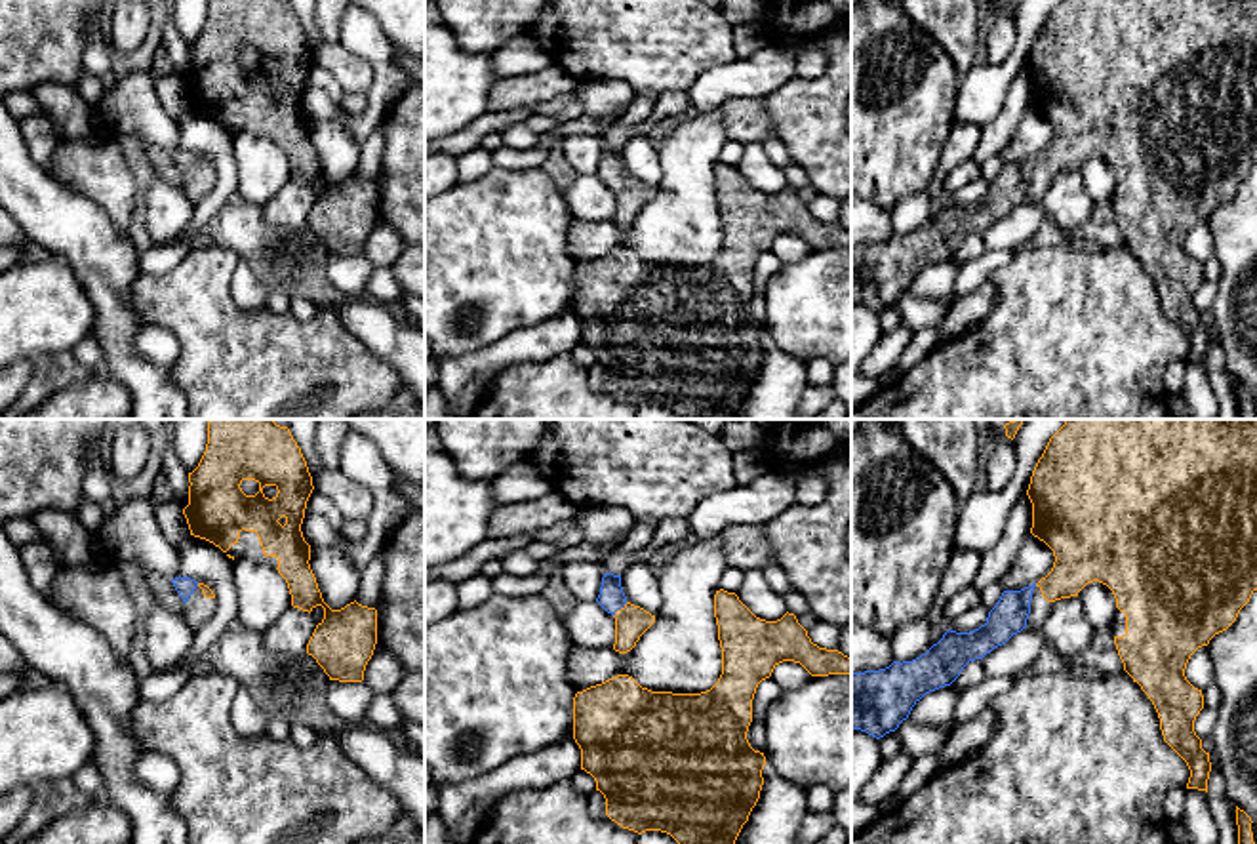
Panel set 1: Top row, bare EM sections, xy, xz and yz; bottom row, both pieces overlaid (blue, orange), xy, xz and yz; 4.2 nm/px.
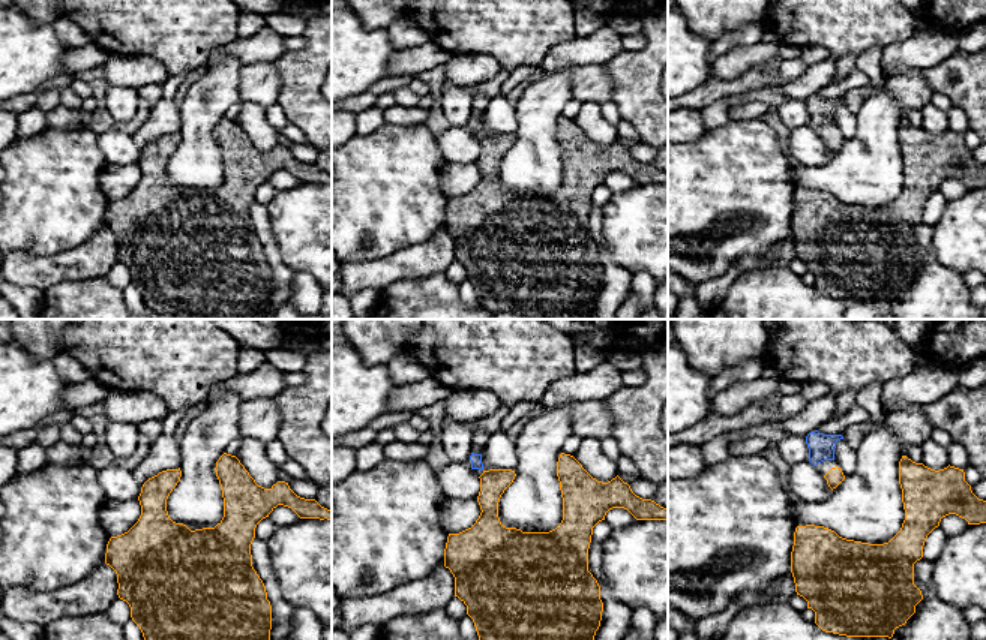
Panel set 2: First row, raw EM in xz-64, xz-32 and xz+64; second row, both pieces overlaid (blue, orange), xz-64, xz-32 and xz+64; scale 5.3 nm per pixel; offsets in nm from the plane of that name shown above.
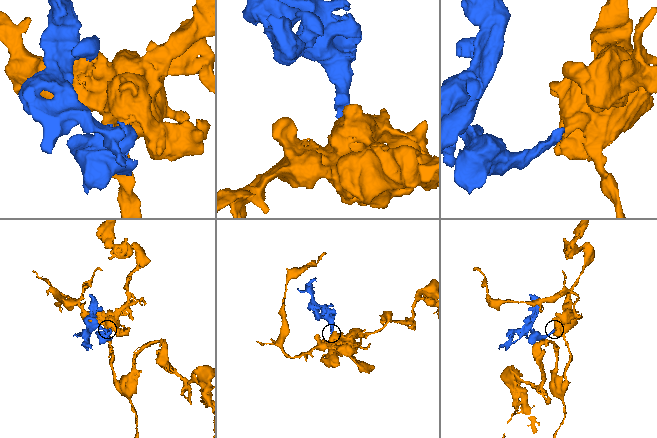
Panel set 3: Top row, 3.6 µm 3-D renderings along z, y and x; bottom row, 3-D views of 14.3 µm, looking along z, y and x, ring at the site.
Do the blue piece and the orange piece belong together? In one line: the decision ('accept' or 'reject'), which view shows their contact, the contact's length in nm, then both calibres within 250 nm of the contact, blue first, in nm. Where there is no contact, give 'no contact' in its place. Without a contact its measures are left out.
accept; contact in xz; length 90 nm; calibres 110 and 140 nm

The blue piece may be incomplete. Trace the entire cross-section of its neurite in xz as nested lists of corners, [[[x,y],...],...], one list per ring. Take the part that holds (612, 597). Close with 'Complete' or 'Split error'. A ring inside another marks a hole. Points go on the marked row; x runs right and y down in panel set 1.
[[[604,573],[596,602],[615,617],[615,644],[619,653],[630,652],[640,636],[655,623],[655,615],[627,600],[621,575]]]. Split error

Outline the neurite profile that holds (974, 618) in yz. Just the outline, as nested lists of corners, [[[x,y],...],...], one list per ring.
[[[979,604],[979,606],[971,608],[971,610],[964,612],[962,615],[958,615],[948,625],[948,629],[956,631],[956,633],[969,633],[969,631],[975,631],[981,625],[985,625],[987,617],[988,617],[988,610],[983,604]]]

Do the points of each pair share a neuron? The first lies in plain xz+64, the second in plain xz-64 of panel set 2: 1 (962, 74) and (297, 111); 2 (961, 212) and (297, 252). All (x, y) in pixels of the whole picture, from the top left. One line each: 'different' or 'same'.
1: same
2: same

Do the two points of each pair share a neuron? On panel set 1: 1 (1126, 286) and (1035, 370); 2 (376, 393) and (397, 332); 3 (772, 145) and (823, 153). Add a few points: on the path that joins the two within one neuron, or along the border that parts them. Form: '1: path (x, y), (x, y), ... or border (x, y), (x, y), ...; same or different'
1: path (1103, 309), (1057, 355); same
2: border (353, 334), (385, 361), (404, 383); different
3: border (776, 134), (791, 157); different

